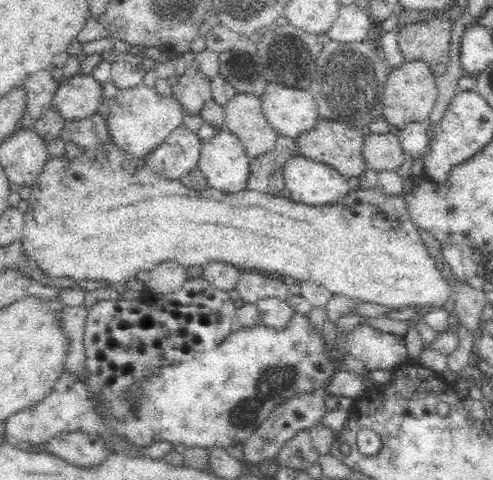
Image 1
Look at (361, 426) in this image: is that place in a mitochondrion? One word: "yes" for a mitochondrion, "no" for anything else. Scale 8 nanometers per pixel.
no

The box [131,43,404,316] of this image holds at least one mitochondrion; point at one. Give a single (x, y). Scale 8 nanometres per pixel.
(345, 83)

